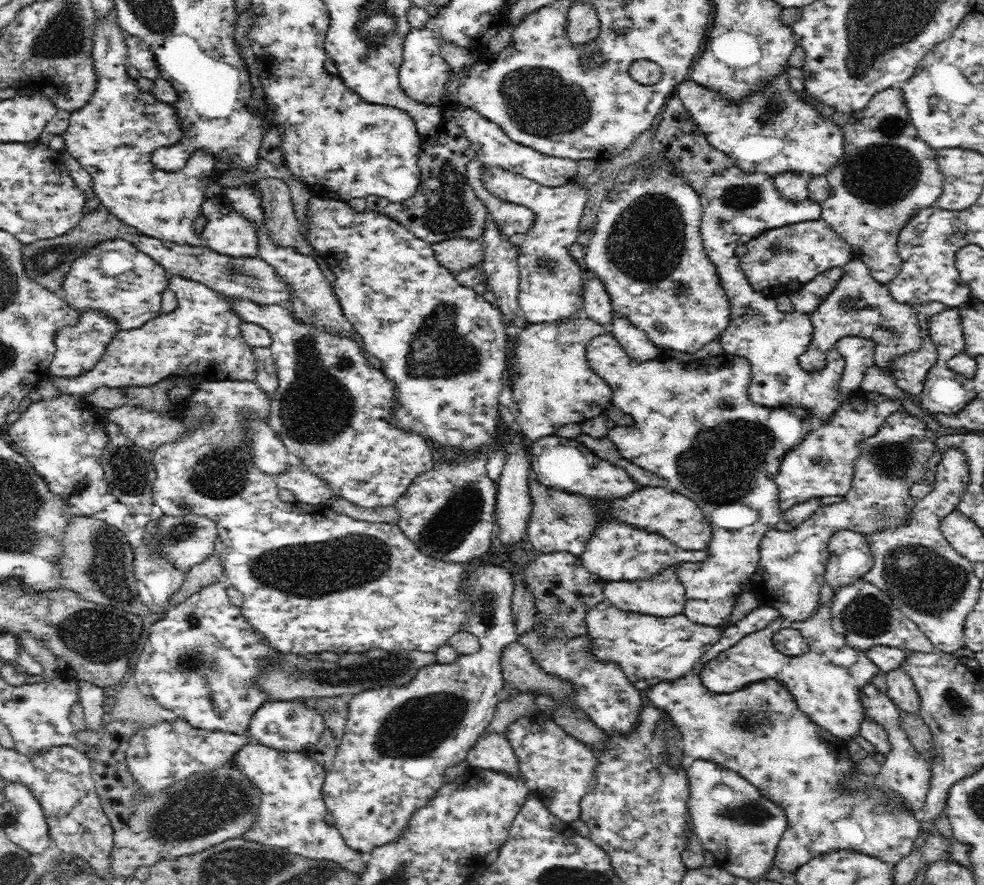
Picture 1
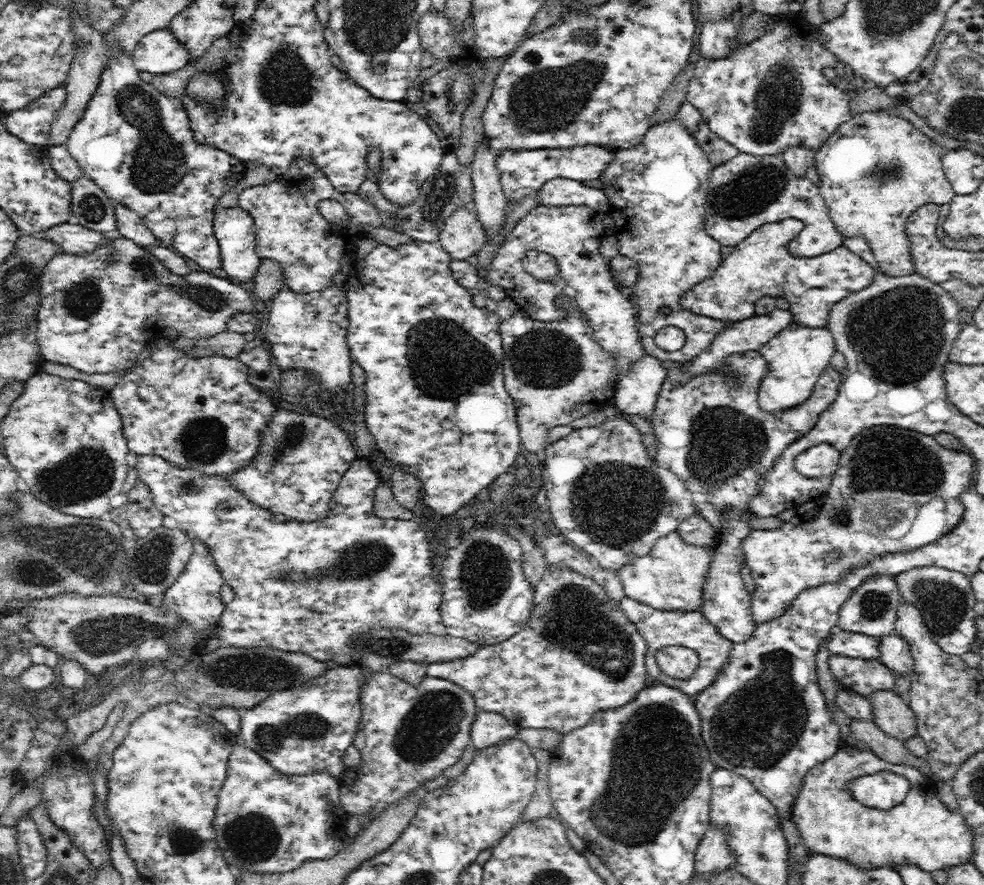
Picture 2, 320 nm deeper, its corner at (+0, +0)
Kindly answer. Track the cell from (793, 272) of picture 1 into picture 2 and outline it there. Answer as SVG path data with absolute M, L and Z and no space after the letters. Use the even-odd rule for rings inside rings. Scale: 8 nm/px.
M785 219L758 228L738 243L728 258L723 258L717 272L686 289L680 295L679 306L694 314L736 322L753 317L755 302L760 298L781 296L790 303L794 321L811 328L826 327L832 304L848 293L866 288L873 281L874 271L844 244L832 252L808 259L792 256L788 243L803 229L804 224L797 219Z

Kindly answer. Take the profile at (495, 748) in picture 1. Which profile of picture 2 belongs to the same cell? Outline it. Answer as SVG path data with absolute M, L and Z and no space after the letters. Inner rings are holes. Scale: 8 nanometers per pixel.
M478 710L472 726L471 742L476 751L482 748L498 747L518 738L518 730L496 712Z

